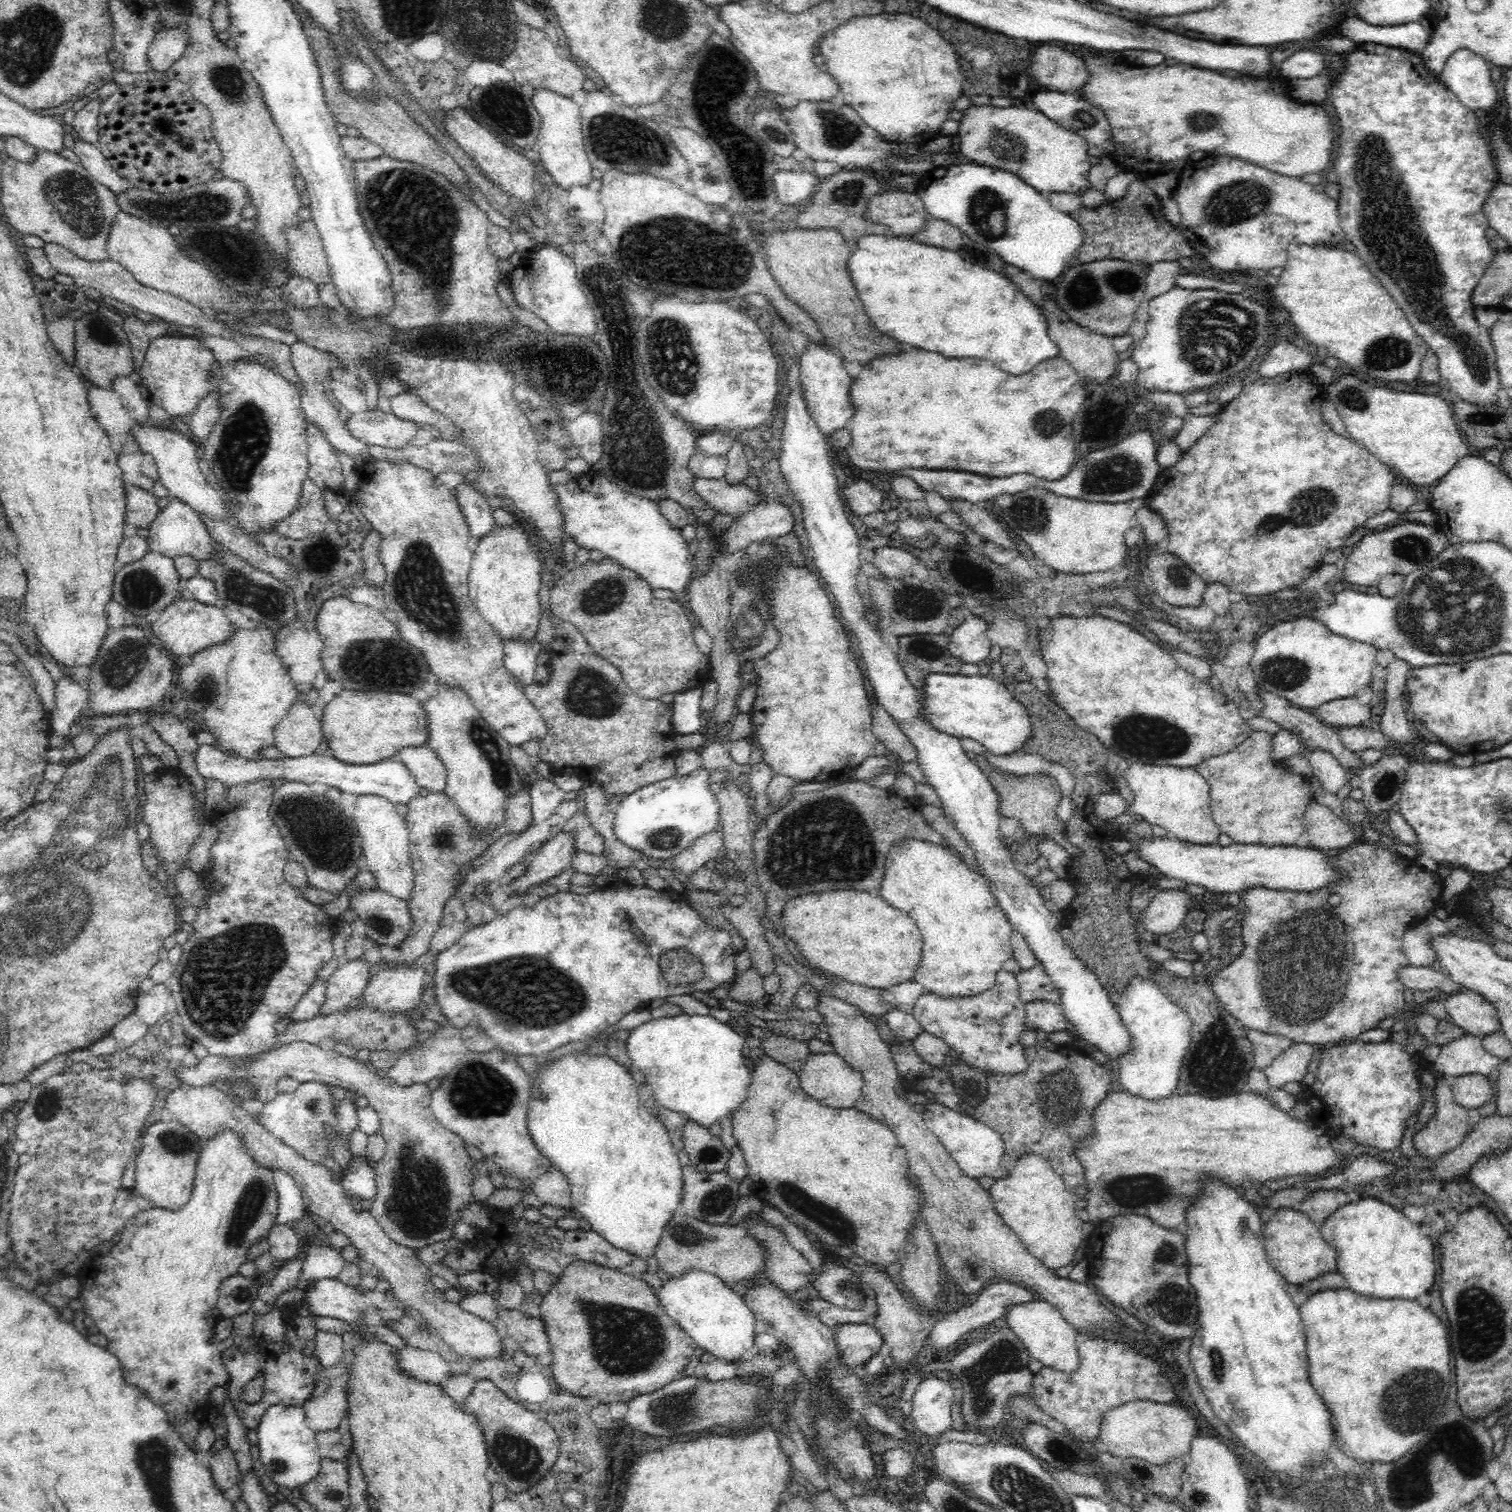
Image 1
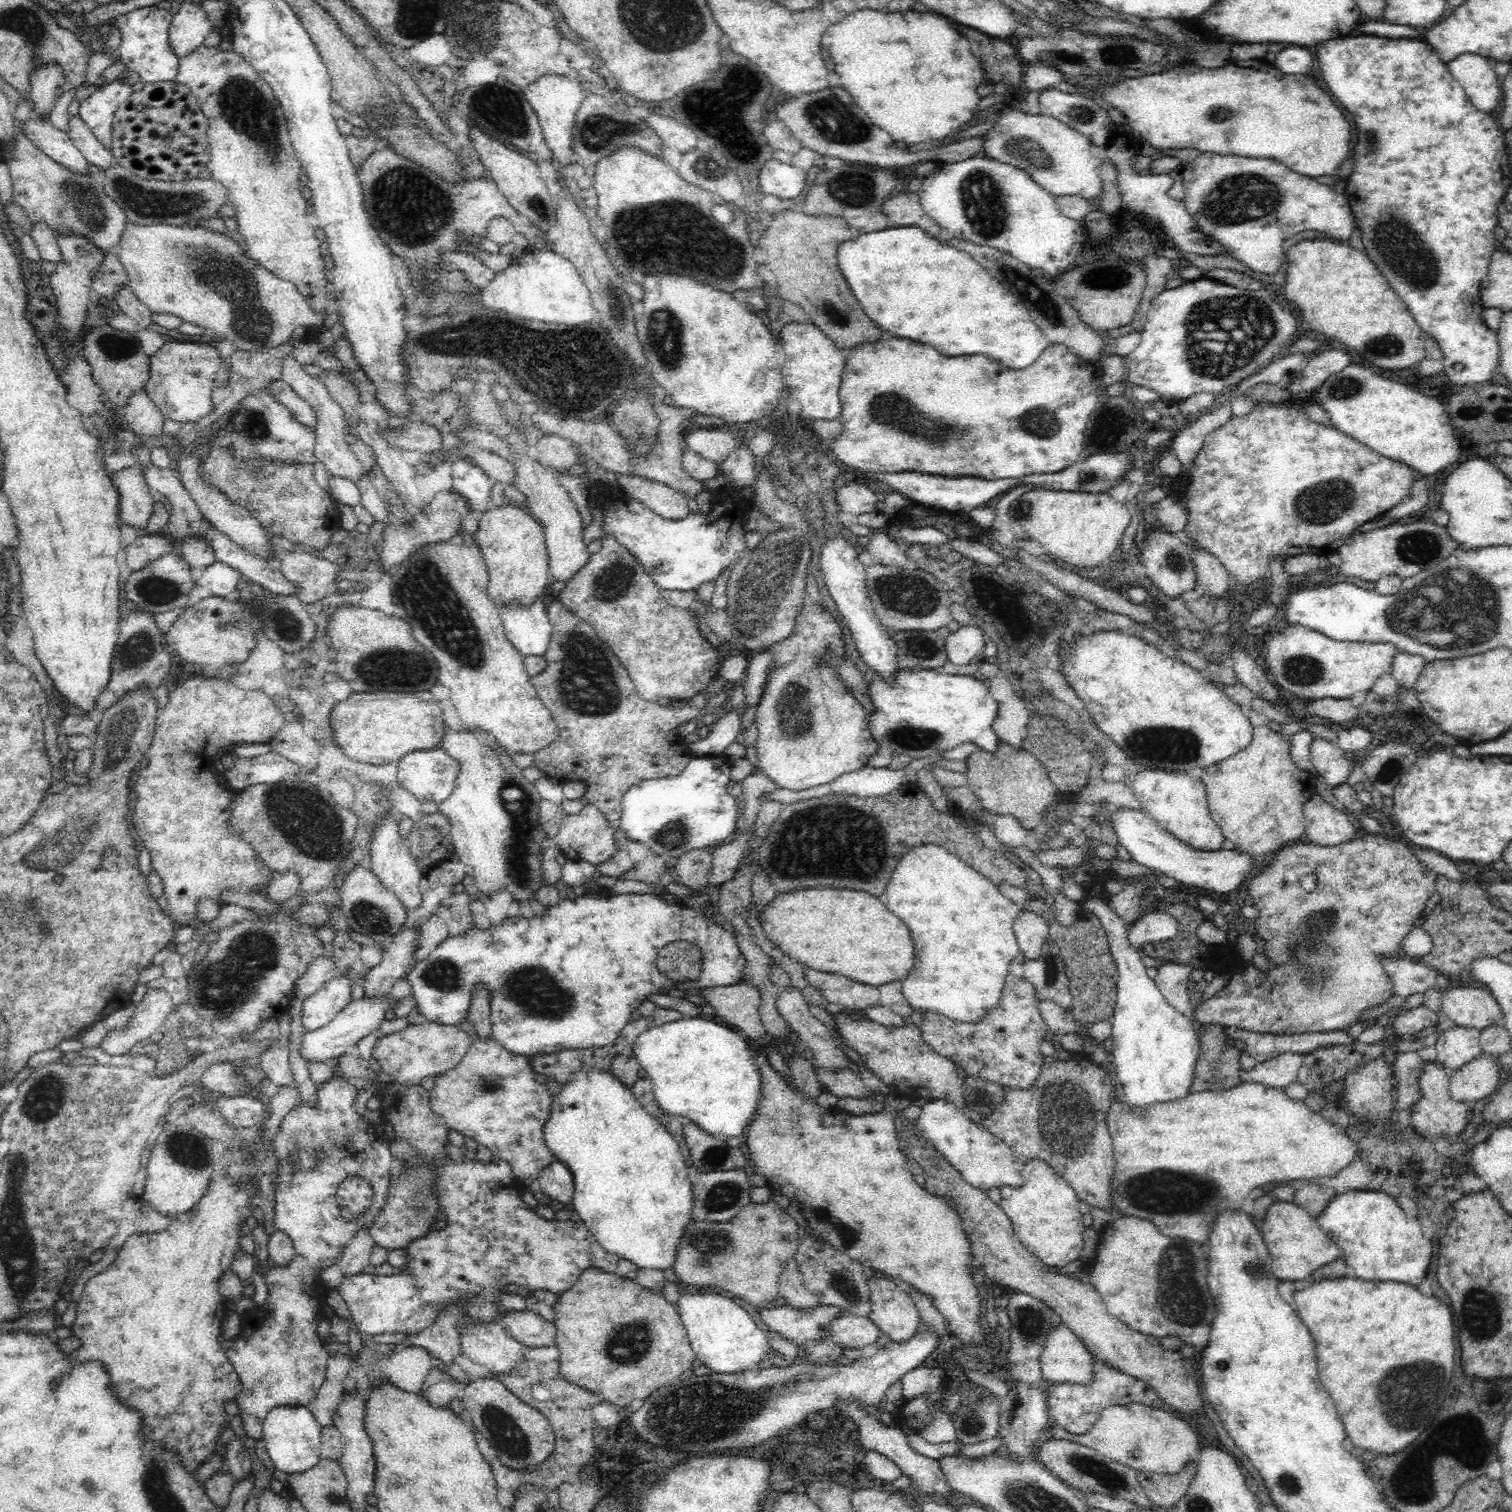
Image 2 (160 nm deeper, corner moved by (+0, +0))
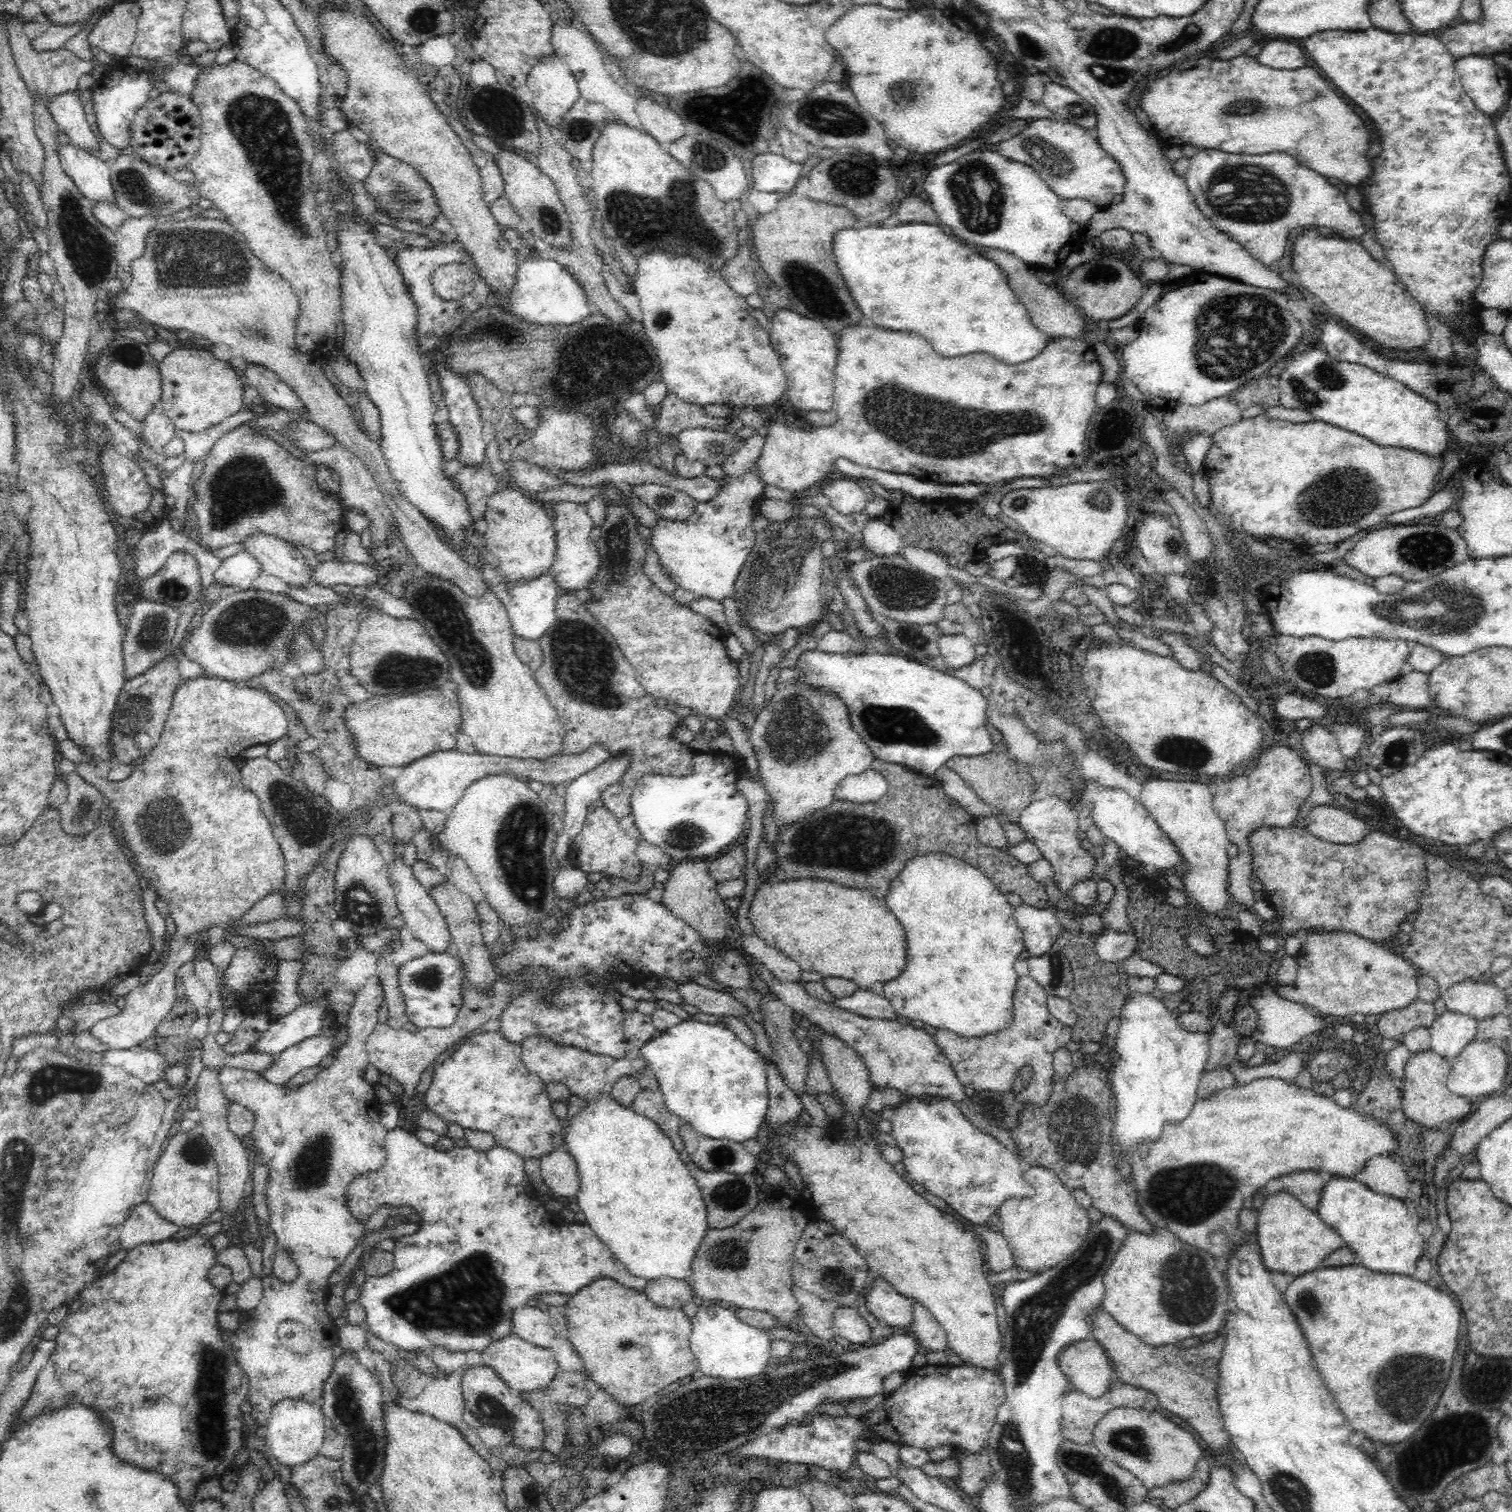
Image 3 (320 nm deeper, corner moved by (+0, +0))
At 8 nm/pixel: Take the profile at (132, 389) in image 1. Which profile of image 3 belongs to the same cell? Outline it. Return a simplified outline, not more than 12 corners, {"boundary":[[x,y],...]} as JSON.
{"boundary":[[154,407],[146,416],[143,438],[162,452],[176,438],[175,425]]}

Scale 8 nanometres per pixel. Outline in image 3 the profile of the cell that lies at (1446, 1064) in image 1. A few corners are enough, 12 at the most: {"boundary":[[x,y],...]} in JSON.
{"boundary":[[1446,1008],[1428,1028],[1431,1049],[1451,1065],[1477,1023]]}

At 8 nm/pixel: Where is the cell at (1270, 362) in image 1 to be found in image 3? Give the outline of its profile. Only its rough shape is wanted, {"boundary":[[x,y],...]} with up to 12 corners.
{"boundary":[[1322,347],[1279,403],[1382,447],[1449,450],[1436,403]]}

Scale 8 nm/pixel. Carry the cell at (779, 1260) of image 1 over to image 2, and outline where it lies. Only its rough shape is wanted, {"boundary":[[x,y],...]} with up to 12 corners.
{"boundary":[[790,1261],[779,1276],[783,1303],[800,1311],[821,1304]]}

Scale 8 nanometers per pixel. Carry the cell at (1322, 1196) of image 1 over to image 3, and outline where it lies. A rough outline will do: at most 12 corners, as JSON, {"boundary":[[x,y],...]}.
{"boundary":[[1298,1170],[1282,1177],[1285,1190],[1316,1211],[1333,1176]]}

